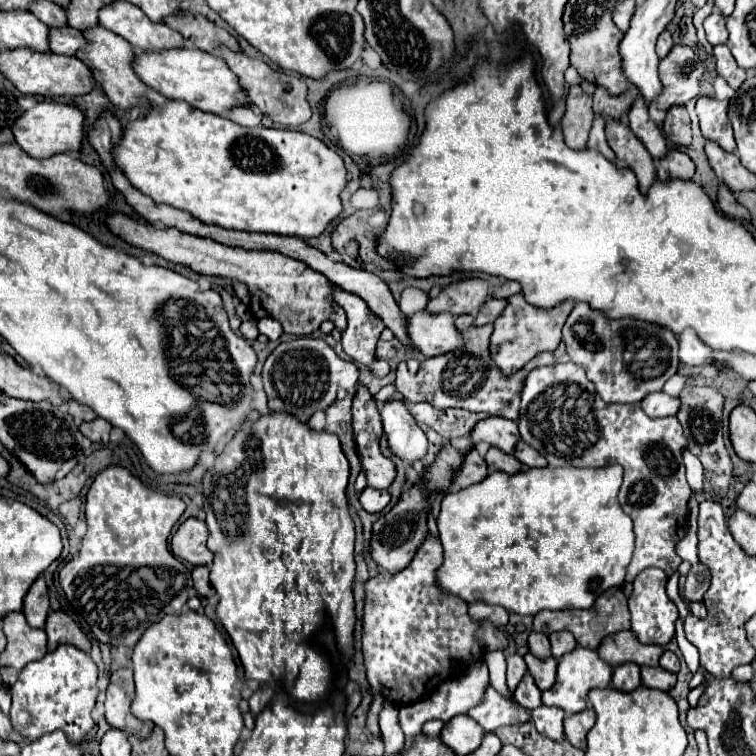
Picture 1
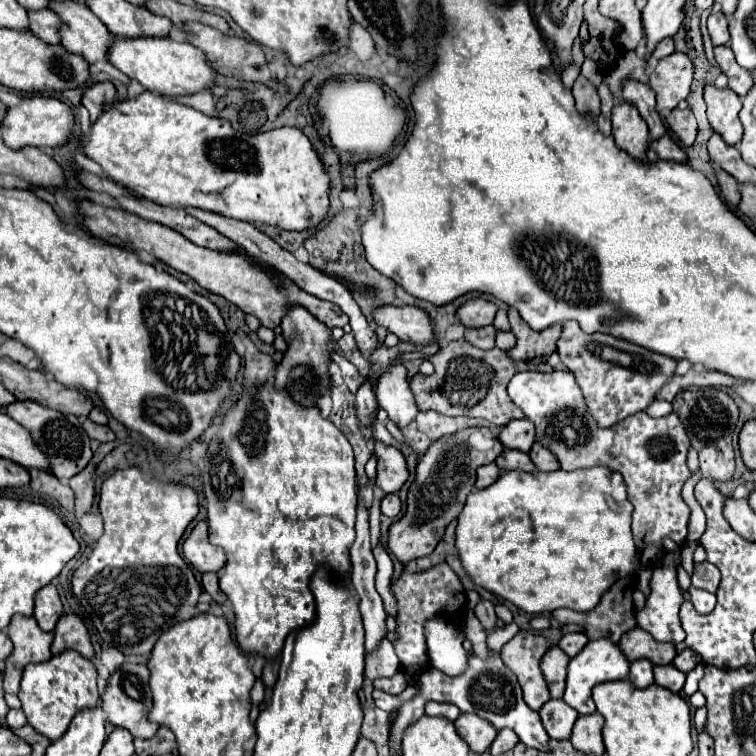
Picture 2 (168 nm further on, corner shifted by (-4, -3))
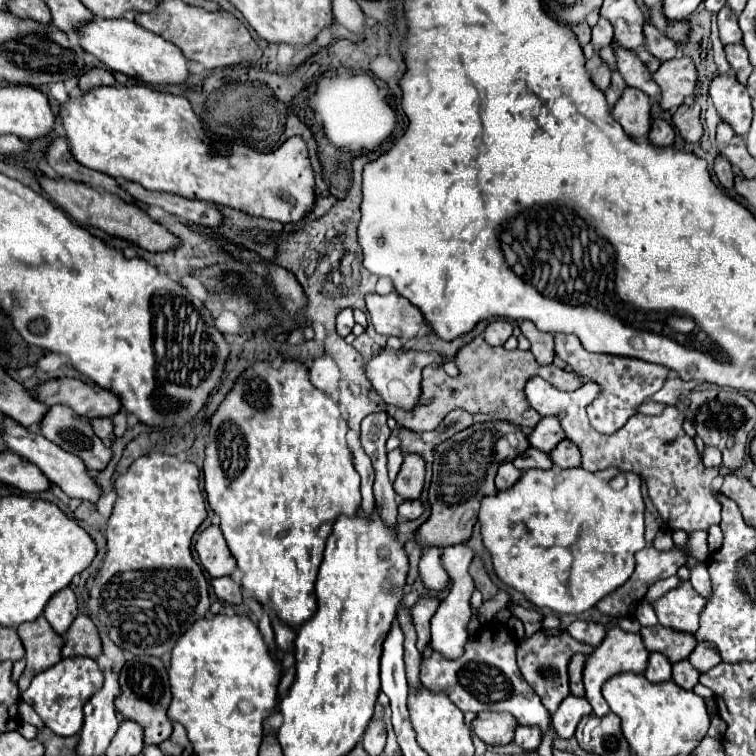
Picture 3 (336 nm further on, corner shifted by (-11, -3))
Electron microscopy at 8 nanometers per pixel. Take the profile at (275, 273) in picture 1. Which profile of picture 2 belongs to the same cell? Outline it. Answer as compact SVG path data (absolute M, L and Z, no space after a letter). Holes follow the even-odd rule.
M90 200L78 202L78 214L82 218L82 226L86 230L90 230L96 238L100 238L108 244L114 244L114 246L122 244L122 246L132 248L132 250L154 252L154 256L158 260L172 266L174 270L188 274L192 280L196 280L208 292L214 292L214 294L226 298L228 302L238 306L244 314L256 316L264 328L274 330L276 326L280 326L280 318L282 318L288 304L300 304L300 306L304 304L306 310L312 312L330 330L334 326L342 328L348 324L348 316L340 308L332 306L332 302L310 296L308 292L300 290L294 282L290 282L282 274L278 274L278 280L276 280L276 274L264 274L264 270L256 270L256 266L248 266L248 258L244 258L244 254L236 256L236 254L222 254L216 250L200 248L200 246L188 242L180 232L168 230L166 226L160 226L158 222L148 222L148 220L142 220L142 218L128 214L126 210L108 208L102 204L94 204Z

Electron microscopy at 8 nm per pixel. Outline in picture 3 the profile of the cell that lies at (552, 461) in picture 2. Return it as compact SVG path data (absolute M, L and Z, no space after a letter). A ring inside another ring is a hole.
M563 440L559 442L551 452L549 452L551 460L555 466L559 468L577 468L581 464L581 454L579 454L579 448L569 442L569 440Z

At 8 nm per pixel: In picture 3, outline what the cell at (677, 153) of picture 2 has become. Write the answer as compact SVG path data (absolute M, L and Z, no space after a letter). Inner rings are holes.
M655 120L651 124L651 132L649 132L649 142L657 148L663 148L663 146L671 146L673 144L673 138L675 138L675 132L673 128L665 122L665 120Z

